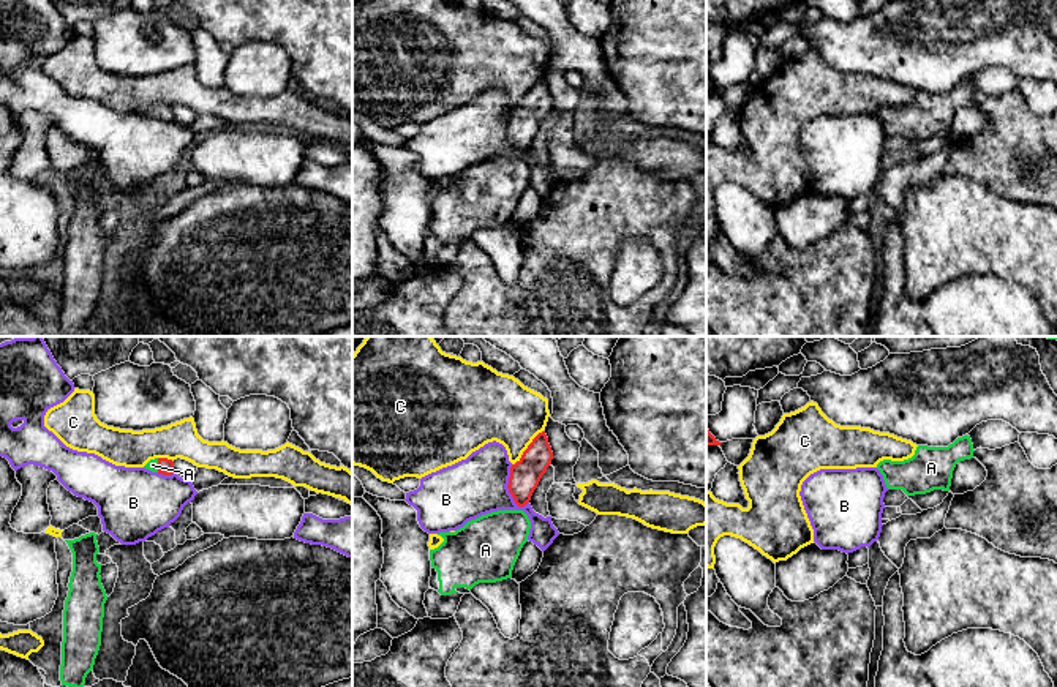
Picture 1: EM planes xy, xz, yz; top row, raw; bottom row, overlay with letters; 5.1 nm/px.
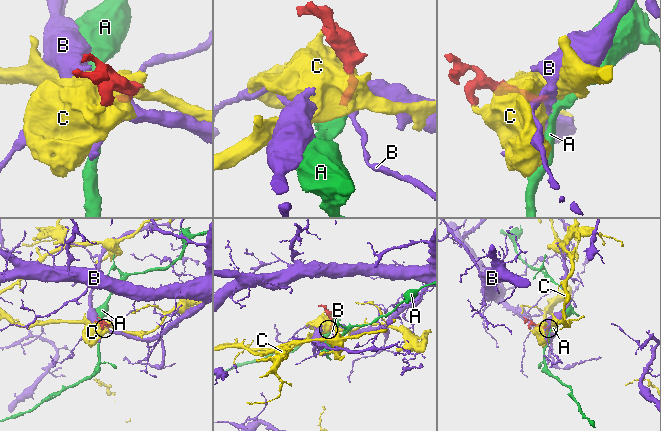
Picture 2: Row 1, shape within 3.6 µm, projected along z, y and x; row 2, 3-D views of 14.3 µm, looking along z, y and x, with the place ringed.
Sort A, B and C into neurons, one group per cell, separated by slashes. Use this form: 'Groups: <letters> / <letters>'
Groups: A / B / C

